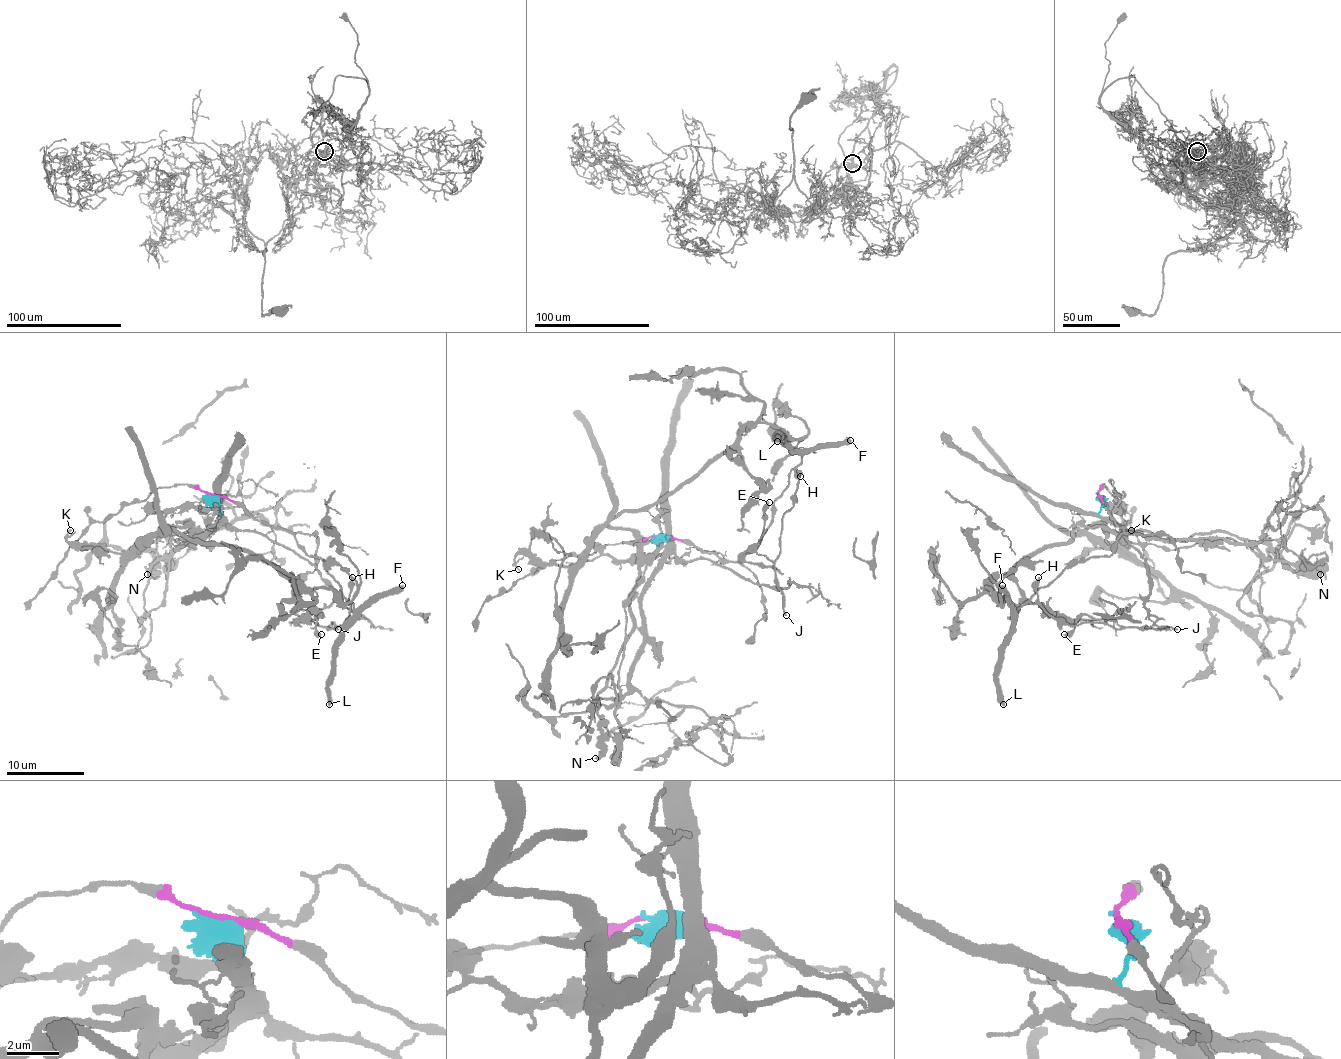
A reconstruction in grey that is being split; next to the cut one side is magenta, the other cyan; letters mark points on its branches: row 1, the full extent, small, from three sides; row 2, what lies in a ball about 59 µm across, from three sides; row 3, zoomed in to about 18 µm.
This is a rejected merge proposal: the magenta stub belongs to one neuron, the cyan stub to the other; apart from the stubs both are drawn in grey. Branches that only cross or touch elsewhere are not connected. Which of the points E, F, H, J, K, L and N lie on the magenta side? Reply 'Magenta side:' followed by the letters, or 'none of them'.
Magenta side: E, F, H, J, L

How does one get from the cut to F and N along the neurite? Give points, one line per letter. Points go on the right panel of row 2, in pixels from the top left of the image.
F: (1099, 495), (1101, 505), (1122, 532), (1112, 553), (1072, 561), (1015, 609), (1002, 584)
N: (1099, 495), (1101, 516), (1112, 518), (1145, 538), (1186, 539), (1229, 532), (1268, 543), (1295, 571), (1320, 574)

